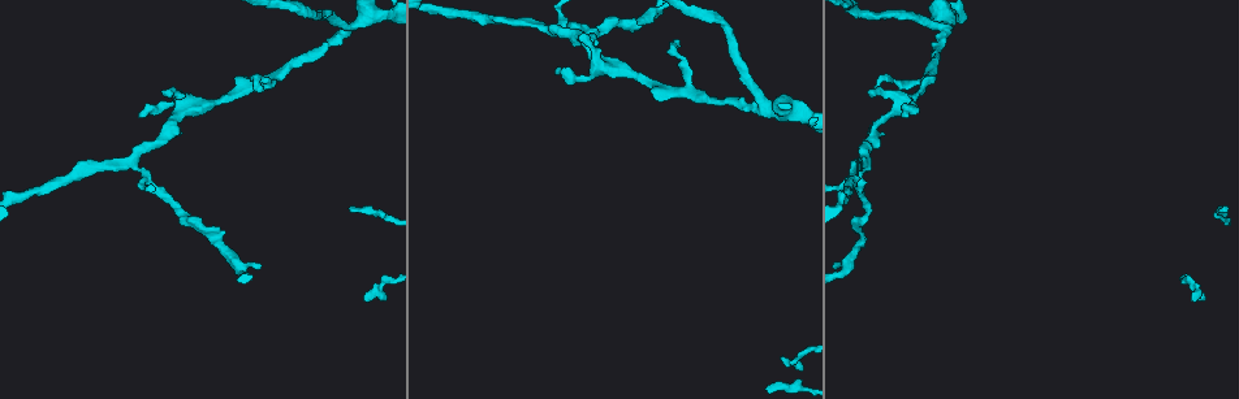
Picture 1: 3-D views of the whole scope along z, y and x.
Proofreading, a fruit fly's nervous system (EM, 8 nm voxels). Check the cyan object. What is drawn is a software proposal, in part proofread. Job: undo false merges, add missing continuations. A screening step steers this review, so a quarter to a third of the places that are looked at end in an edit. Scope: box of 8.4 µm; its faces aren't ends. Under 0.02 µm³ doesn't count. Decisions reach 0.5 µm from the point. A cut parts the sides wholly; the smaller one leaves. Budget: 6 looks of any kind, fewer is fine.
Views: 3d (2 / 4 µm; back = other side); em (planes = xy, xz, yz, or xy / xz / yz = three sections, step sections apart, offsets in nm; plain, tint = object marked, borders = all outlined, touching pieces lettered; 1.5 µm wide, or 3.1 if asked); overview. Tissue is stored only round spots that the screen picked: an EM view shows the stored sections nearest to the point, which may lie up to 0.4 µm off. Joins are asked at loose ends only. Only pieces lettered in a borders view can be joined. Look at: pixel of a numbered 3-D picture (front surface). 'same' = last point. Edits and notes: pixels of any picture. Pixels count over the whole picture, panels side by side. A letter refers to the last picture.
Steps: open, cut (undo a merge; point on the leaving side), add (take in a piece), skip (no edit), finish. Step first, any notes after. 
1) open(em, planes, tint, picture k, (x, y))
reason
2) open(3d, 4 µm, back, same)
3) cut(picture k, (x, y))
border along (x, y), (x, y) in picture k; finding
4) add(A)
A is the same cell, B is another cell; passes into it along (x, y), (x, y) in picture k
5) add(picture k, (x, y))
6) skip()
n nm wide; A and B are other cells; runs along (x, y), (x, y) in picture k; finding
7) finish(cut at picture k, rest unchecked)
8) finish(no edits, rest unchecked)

open(3d, 2 µm, picture 1, (942, 28))
a fork

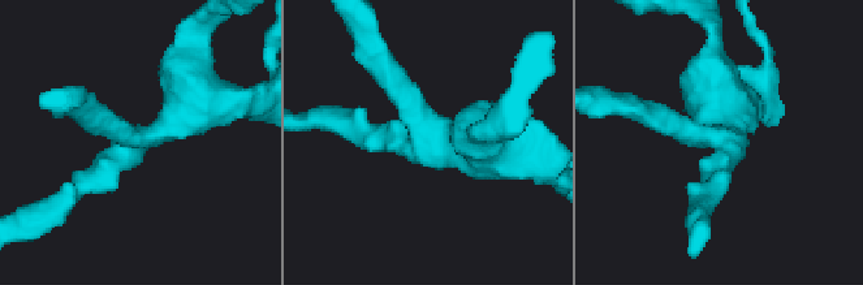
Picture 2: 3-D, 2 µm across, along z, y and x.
open(em, xy, step 4, borders, picture 2, (436, 137))
shape alone is not enough

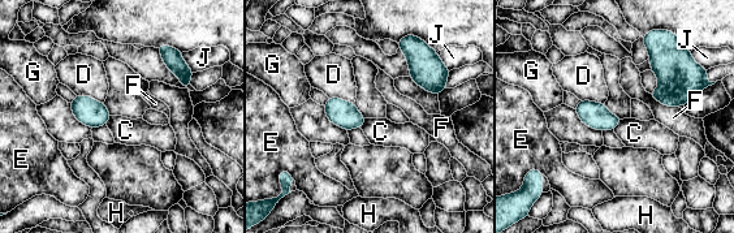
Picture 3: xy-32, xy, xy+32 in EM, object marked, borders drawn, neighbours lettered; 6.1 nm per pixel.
skip()
C, D, E, F, G, H and J are other cells; one neuron here

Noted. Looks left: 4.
open(em, planes, tint, picture 1, (548, 30))
four-way junction

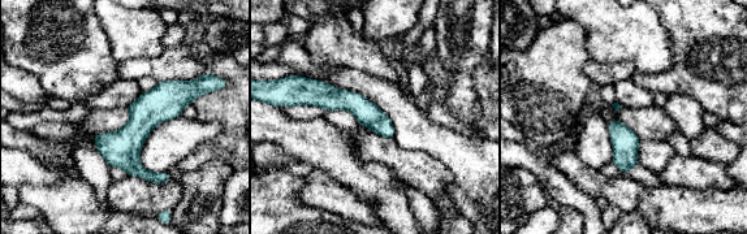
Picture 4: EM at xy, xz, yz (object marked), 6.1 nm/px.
open(em, planes, borders, same)

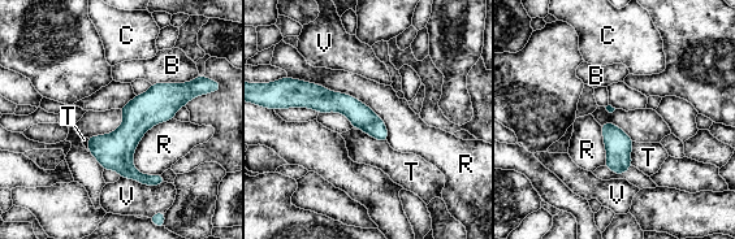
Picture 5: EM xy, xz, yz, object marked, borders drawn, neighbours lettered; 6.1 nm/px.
skip()
100 nm wide; B, C, R, T and V are other cells; runs along (194, 88), (93, 150) in picture 5; continuous, no second neuron

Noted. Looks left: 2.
finish(no edits, rest unchecked)

